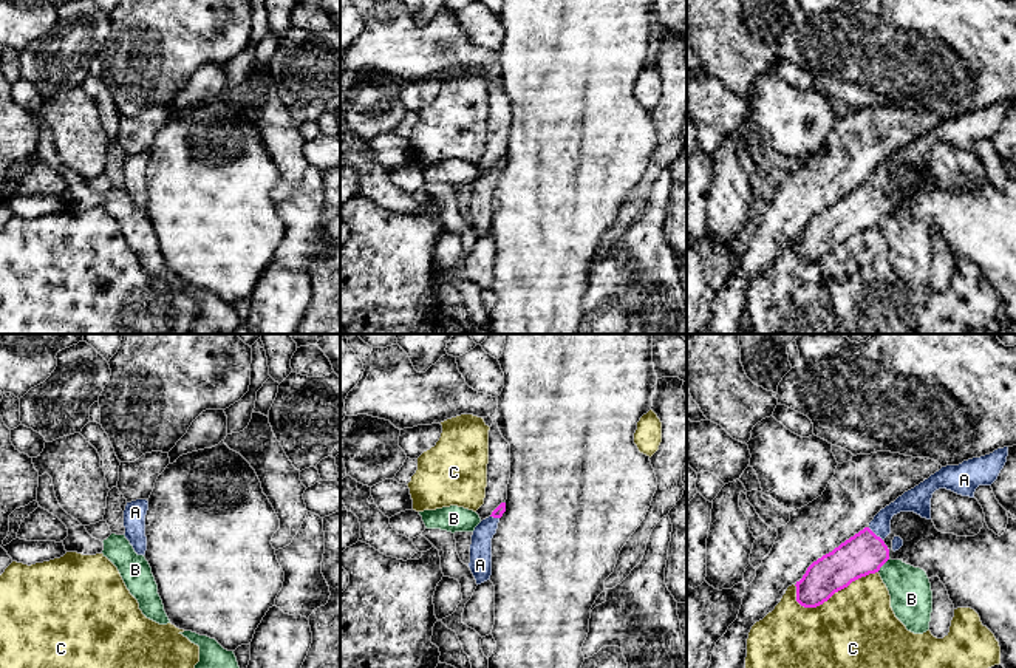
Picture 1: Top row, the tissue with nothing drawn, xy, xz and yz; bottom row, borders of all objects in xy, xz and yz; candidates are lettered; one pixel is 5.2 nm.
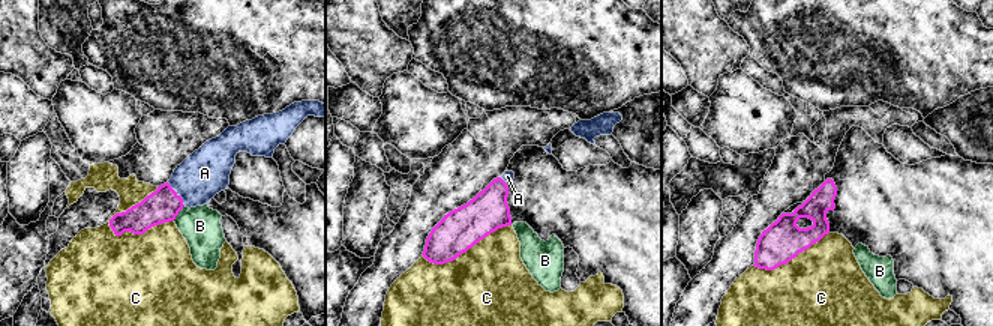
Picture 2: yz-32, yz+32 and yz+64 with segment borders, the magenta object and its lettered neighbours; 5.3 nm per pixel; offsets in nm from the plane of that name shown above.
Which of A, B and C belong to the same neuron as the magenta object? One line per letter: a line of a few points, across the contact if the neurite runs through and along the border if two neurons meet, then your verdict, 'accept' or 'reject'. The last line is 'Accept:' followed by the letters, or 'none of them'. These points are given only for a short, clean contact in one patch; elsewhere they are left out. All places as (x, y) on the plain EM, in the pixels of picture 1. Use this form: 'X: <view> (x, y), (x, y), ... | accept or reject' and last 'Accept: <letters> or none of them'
A: yz (865, 206), (874, 187), (894, 161), (910, 155) | accept
B: yz (889, 212), (877, 224) | reject
C: reject
Accept: A

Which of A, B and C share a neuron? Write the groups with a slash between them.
A / B / C

